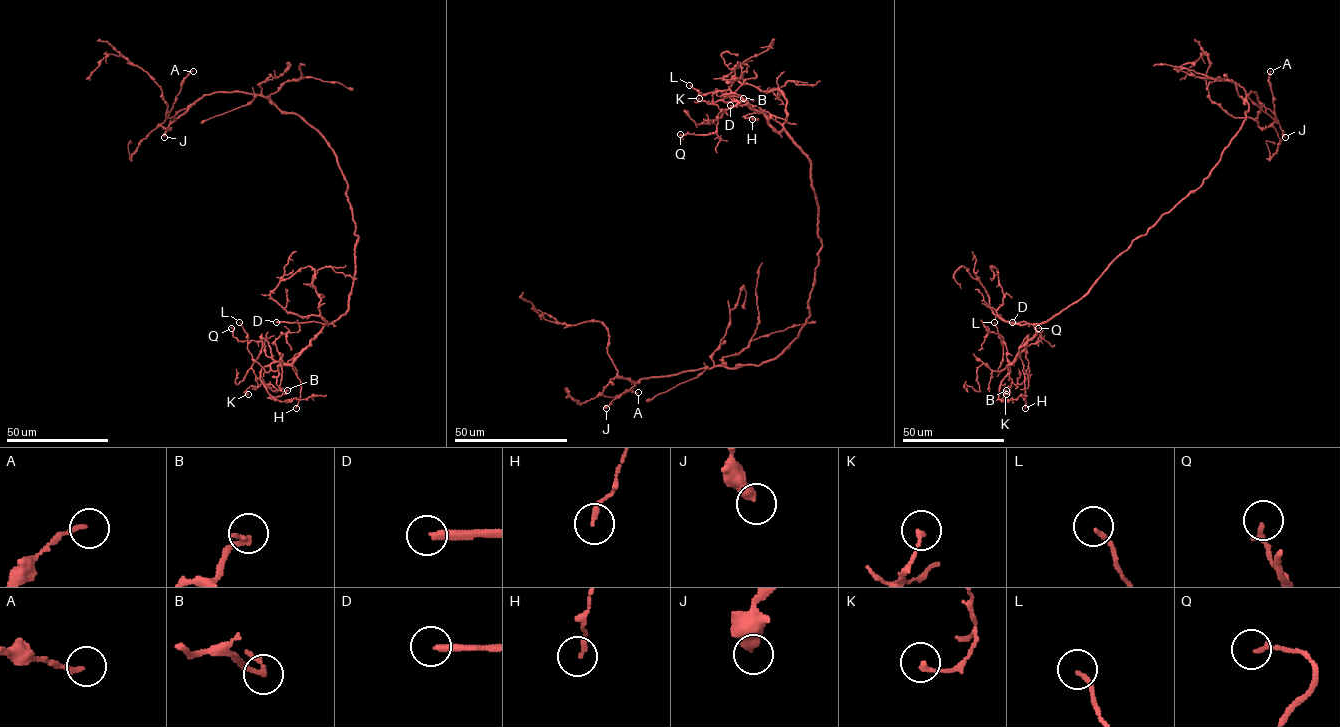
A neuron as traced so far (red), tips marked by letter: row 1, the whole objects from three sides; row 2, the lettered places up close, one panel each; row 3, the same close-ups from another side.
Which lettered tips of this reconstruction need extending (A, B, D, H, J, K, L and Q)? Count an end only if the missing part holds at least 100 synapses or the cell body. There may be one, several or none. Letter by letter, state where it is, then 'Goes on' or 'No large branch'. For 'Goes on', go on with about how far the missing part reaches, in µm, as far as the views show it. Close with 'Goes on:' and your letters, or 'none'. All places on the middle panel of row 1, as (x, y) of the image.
A: Place: (638, 392). No large branch
B: Place: (743, 98). No large branch
D: Place: (730, 105). Goes on. Missing length about 70 µm
H: Place: (752, 119). No large branch
J: Place: (606, 408). No large branch
K: Place: (699, 98). No large branch
L: Place: (689, 85). No large branch
Q: Place: (680, 134). No large branch
Goes on: D

